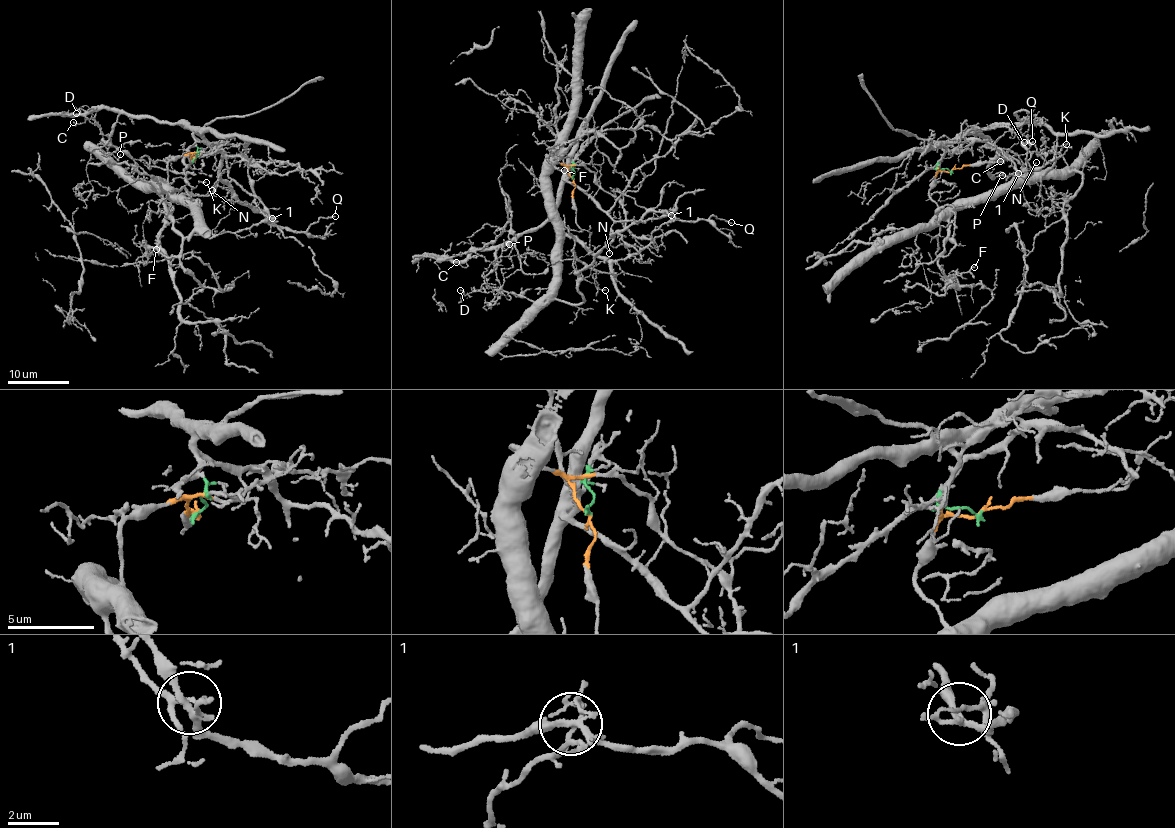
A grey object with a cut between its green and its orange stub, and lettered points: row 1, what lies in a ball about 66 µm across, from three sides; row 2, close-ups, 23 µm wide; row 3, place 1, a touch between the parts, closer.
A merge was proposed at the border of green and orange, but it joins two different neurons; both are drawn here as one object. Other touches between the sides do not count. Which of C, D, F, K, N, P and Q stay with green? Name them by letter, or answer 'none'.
C, K, N, P, Q

